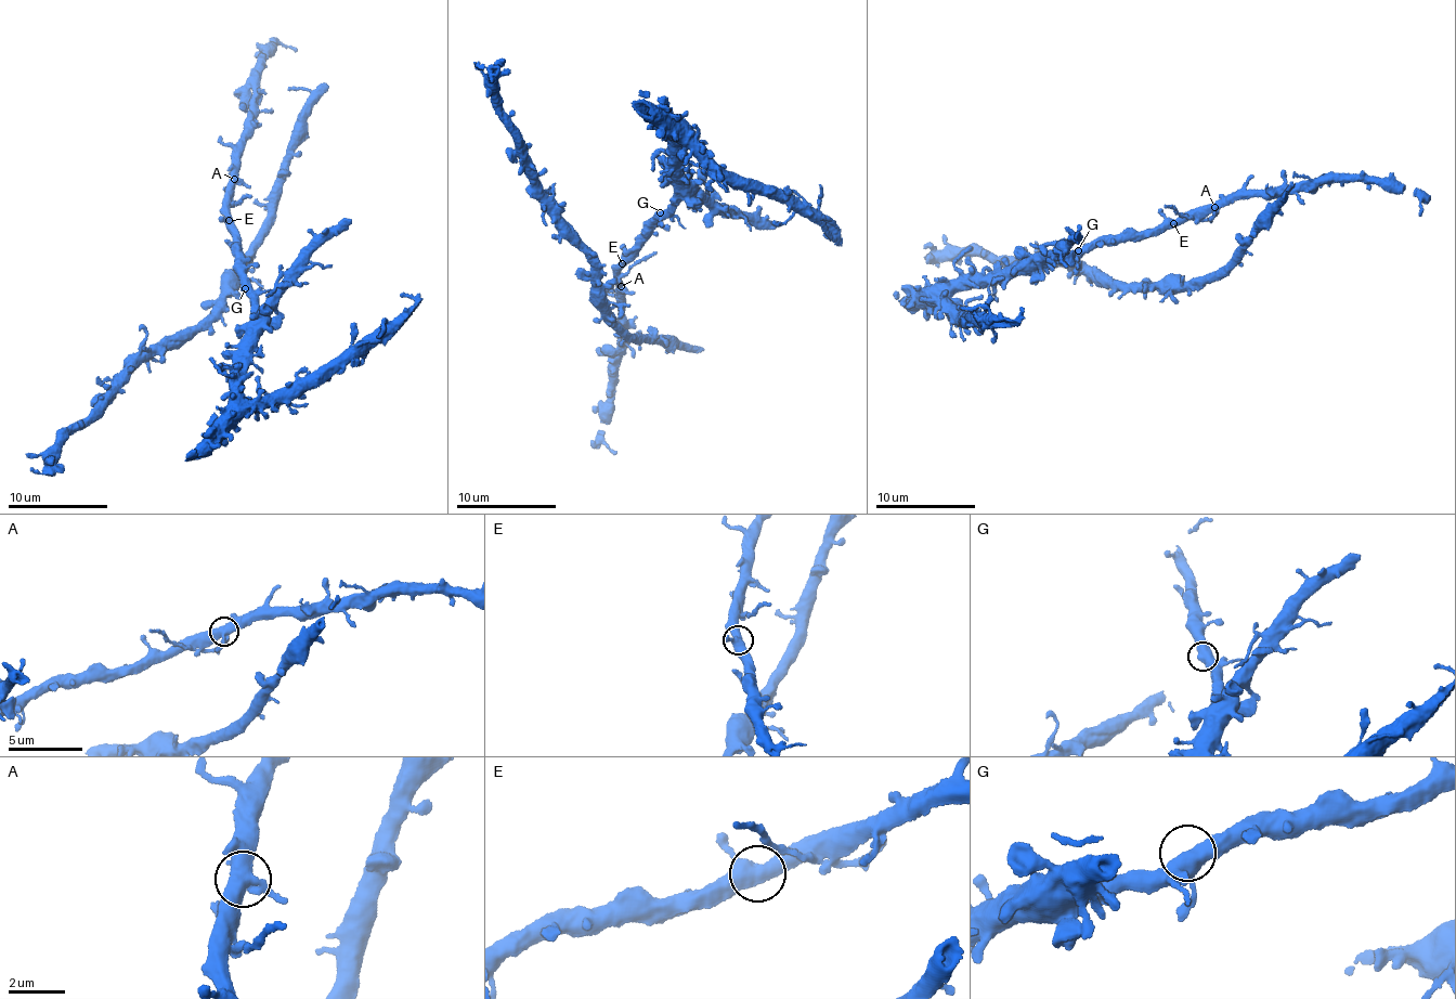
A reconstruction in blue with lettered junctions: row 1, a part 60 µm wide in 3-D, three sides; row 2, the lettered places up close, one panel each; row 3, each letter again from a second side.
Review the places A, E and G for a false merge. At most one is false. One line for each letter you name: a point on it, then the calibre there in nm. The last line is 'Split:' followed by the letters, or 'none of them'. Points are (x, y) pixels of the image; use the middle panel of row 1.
Split: none of them

